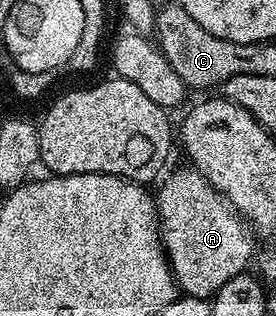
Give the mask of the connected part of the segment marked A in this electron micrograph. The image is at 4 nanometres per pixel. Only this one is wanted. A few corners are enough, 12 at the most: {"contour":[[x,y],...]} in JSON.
{"contour":[[198,171],[155,202],[185,295],[212,300],[248,268],[254,239]]}

